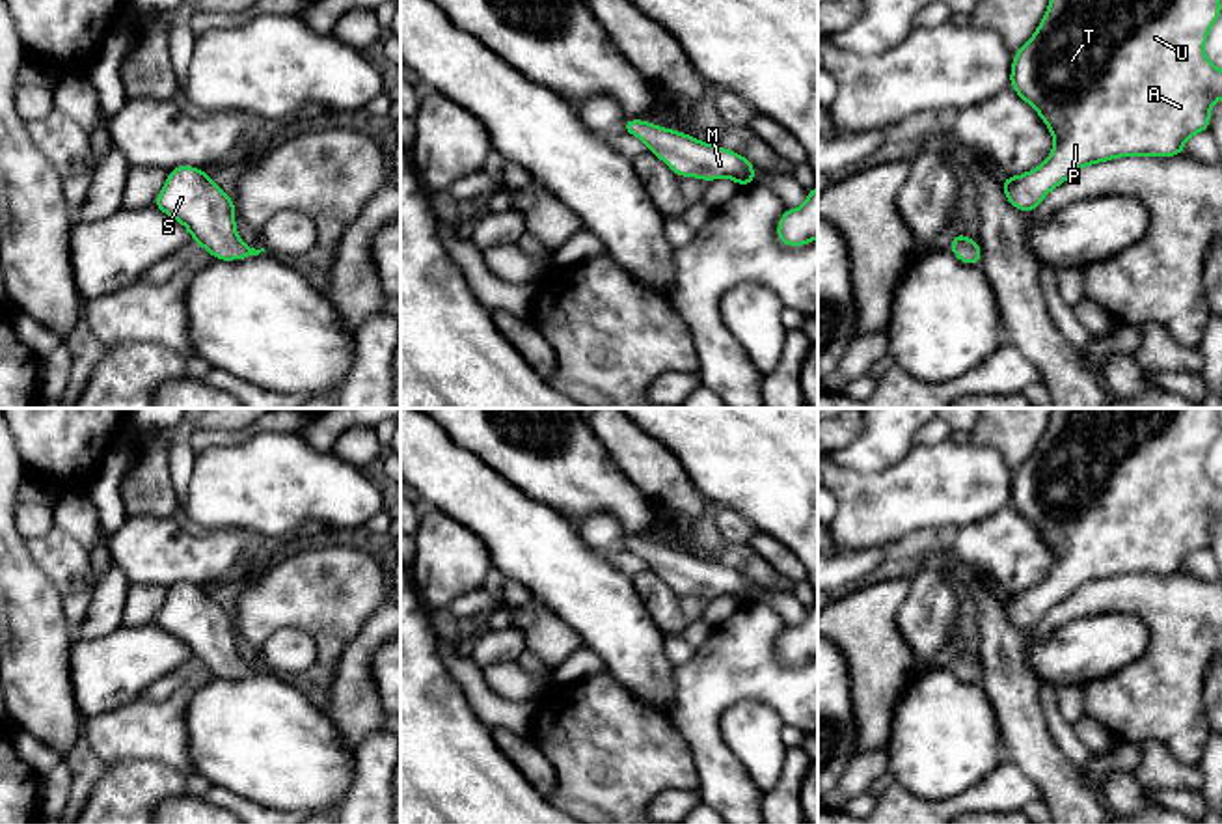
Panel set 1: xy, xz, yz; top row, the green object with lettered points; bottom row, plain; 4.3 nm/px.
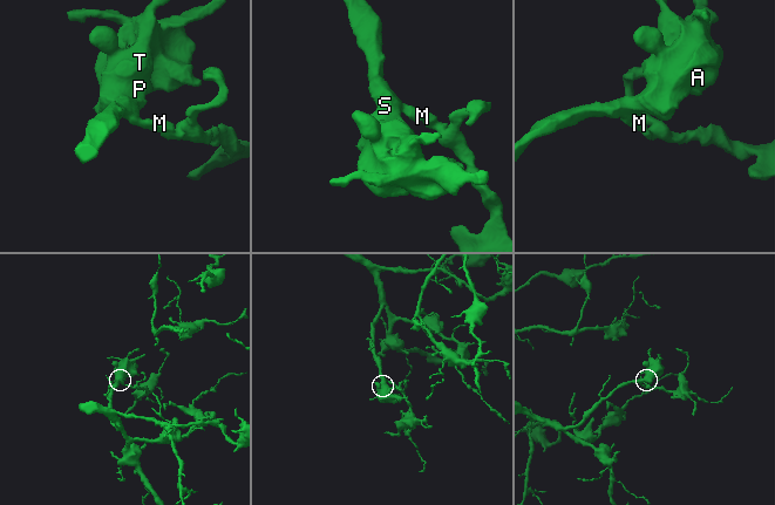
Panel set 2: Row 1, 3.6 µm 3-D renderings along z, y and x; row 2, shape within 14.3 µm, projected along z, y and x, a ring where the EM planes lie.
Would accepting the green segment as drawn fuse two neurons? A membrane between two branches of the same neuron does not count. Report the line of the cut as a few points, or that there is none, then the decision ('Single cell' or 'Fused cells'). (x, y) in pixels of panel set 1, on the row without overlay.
No split. Single cell

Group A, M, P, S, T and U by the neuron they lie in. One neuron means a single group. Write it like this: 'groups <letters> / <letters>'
groups A M P S T U

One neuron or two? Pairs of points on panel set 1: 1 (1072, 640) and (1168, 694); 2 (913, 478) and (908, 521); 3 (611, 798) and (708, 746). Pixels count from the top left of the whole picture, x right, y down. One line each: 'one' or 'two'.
1: two
2: one
3: two

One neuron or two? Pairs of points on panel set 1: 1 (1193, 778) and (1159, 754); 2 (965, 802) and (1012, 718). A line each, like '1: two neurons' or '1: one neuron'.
1: one neuron
2: two neurons

